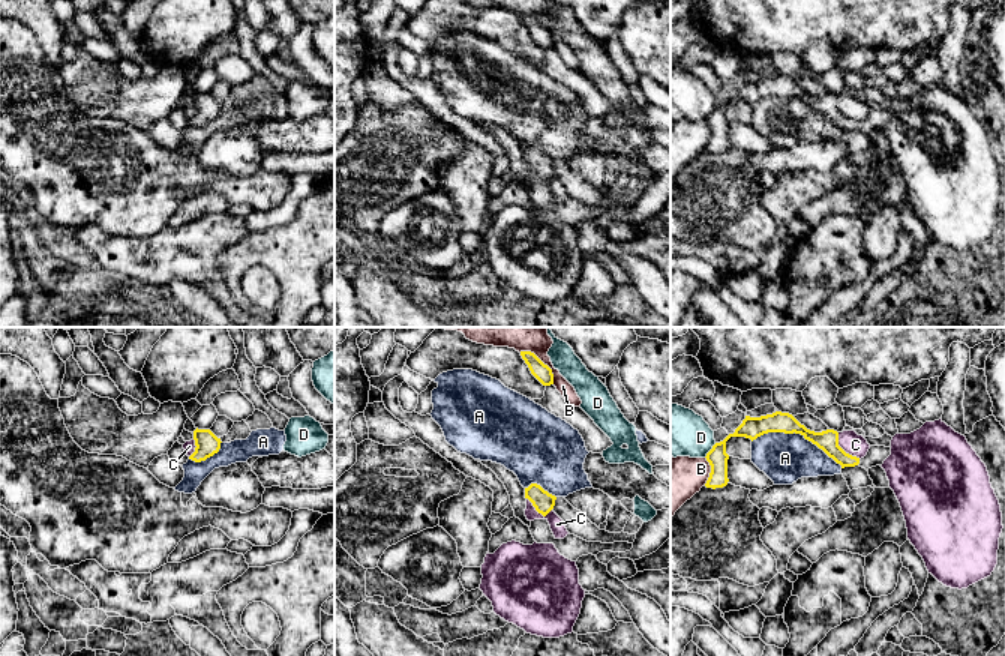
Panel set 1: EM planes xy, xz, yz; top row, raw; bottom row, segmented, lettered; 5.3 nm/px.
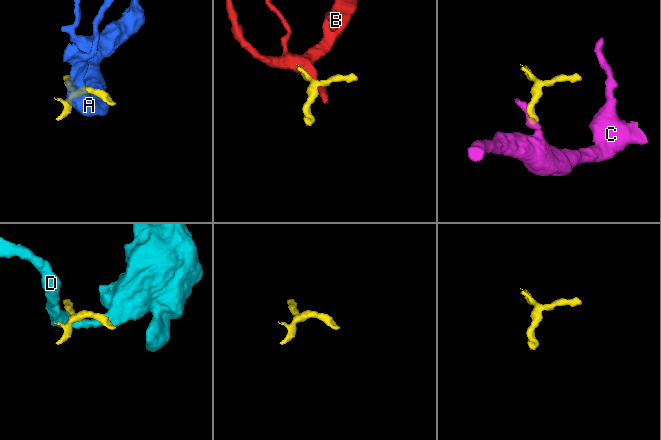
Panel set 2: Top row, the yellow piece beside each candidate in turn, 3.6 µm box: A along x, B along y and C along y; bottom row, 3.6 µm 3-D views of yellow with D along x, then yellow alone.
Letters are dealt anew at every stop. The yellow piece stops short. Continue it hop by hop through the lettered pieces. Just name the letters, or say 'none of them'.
none of them

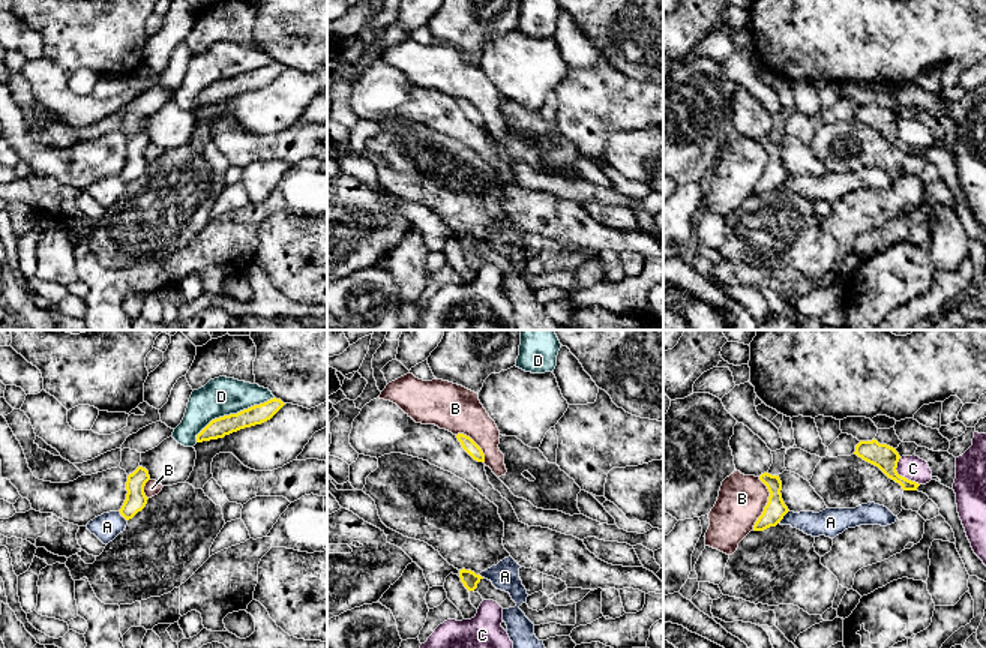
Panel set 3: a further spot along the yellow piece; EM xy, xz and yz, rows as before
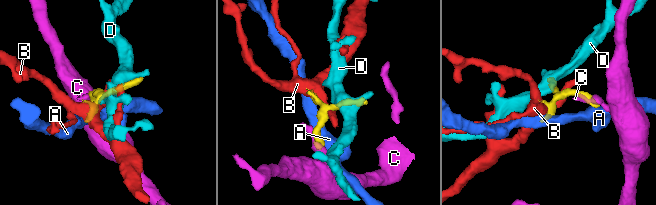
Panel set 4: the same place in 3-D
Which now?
none of them

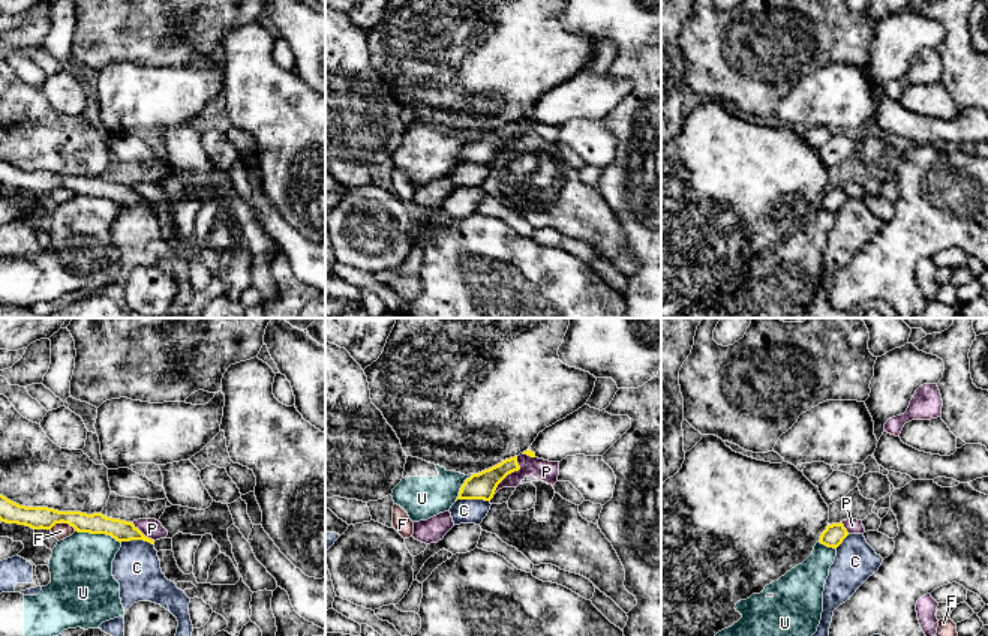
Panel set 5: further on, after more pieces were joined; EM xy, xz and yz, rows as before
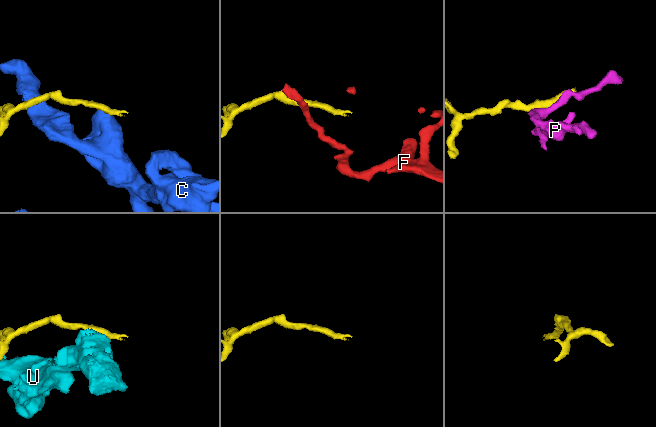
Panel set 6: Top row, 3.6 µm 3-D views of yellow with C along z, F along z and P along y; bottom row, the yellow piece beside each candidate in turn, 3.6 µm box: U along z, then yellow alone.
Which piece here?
none of them

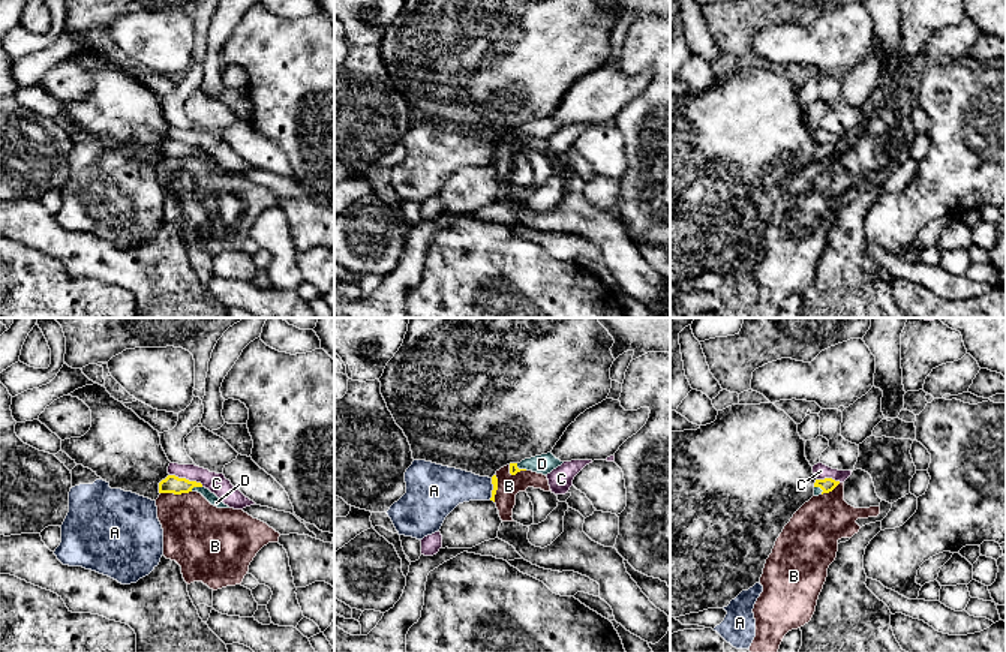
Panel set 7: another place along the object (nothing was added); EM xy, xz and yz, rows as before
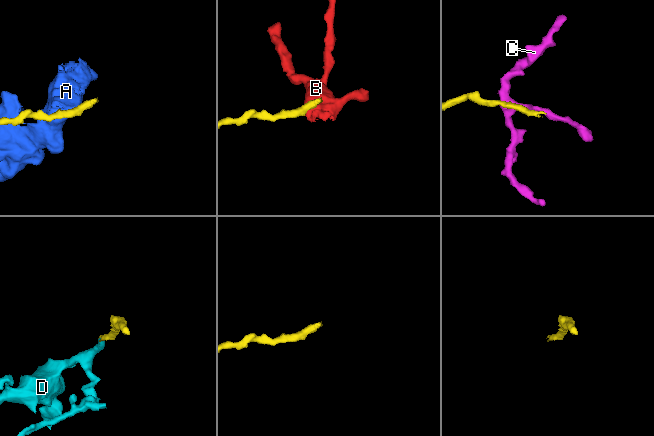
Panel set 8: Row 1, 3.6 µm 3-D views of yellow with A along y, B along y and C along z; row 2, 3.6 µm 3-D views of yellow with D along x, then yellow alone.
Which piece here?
D

